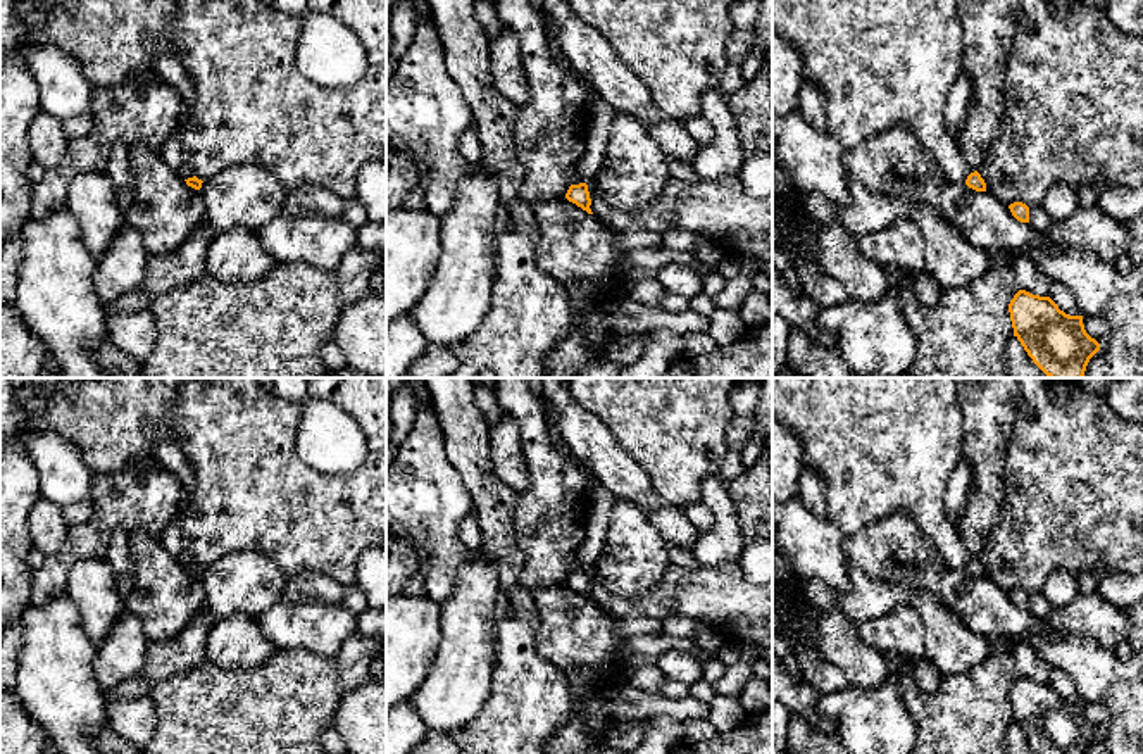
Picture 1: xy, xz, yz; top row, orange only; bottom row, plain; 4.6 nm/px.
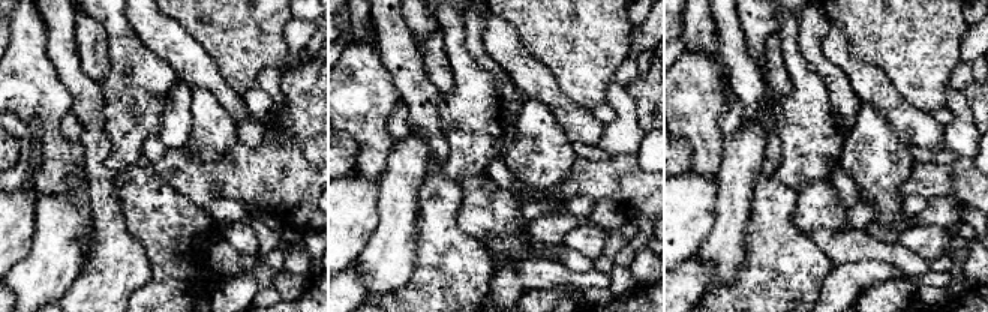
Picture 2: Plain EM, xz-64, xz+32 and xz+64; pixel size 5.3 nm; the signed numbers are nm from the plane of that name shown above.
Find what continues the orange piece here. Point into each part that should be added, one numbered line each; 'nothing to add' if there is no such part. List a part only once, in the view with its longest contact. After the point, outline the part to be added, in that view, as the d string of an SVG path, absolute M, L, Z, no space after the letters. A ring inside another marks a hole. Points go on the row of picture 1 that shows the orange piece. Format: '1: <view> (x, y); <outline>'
nothing to add

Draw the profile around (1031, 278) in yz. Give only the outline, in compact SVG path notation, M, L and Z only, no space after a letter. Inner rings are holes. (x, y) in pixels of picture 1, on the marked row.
M1014 255L1009 261L1009 264L1014 271L1014 278L1021 290L1026 290L1026 292L1029 292L1033 295L1040 295L1040 297L1050 295L1050 288L1052 288L1053 281L1029 257Z

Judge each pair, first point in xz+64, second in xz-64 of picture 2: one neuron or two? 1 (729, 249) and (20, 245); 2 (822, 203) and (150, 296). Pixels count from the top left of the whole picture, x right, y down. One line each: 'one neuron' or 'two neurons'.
1: two neurons
2: one neuron

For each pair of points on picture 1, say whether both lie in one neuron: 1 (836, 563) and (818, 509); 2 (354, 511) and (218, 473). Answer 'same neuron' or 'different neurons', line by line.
1: different neurons
2: same neuron

